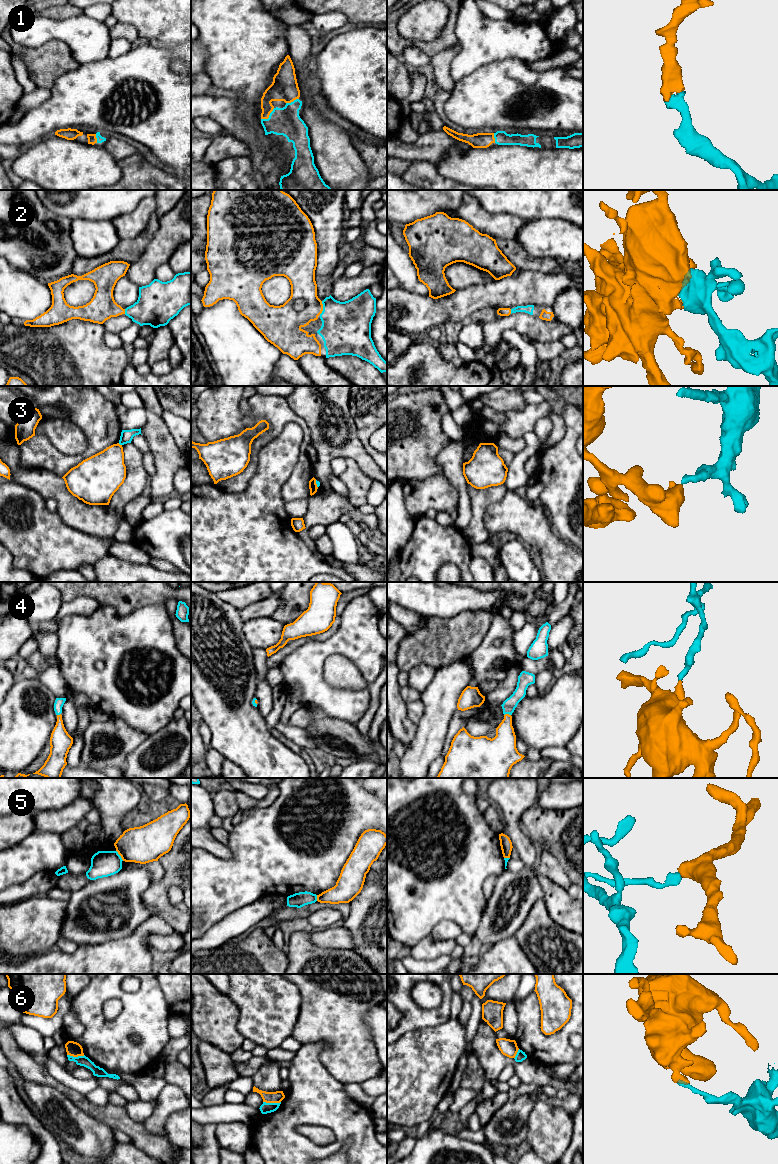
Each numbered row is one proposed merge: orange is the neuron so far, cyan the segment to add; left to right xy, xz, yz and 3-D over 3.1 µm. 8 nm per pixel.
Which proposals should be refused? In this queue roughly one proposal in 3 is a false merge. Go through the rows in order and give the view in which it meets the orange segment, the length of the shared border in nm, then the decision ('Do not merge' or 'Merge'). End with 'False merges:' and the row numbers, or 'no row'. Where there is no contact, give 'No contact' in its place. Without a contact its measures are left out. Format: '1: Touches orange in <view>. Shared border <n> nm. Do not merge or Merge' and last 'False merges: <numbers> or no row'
1: Touches orange in xz. Shared border 140 nm. Merge
2: Touches orange in xz. Shared border 110 nm. Merge
3: Touches orange in xy. Shared border 40 nm. Do not merge
4: Touches orange in yz. Shared border 60 nm. Merge
5: Touches orange in xy. Shared border 110 nm. Do not merge
6: Touches orange in xz. Shared border 140 nm. Do not merge
False merges: 3, 5, 6

